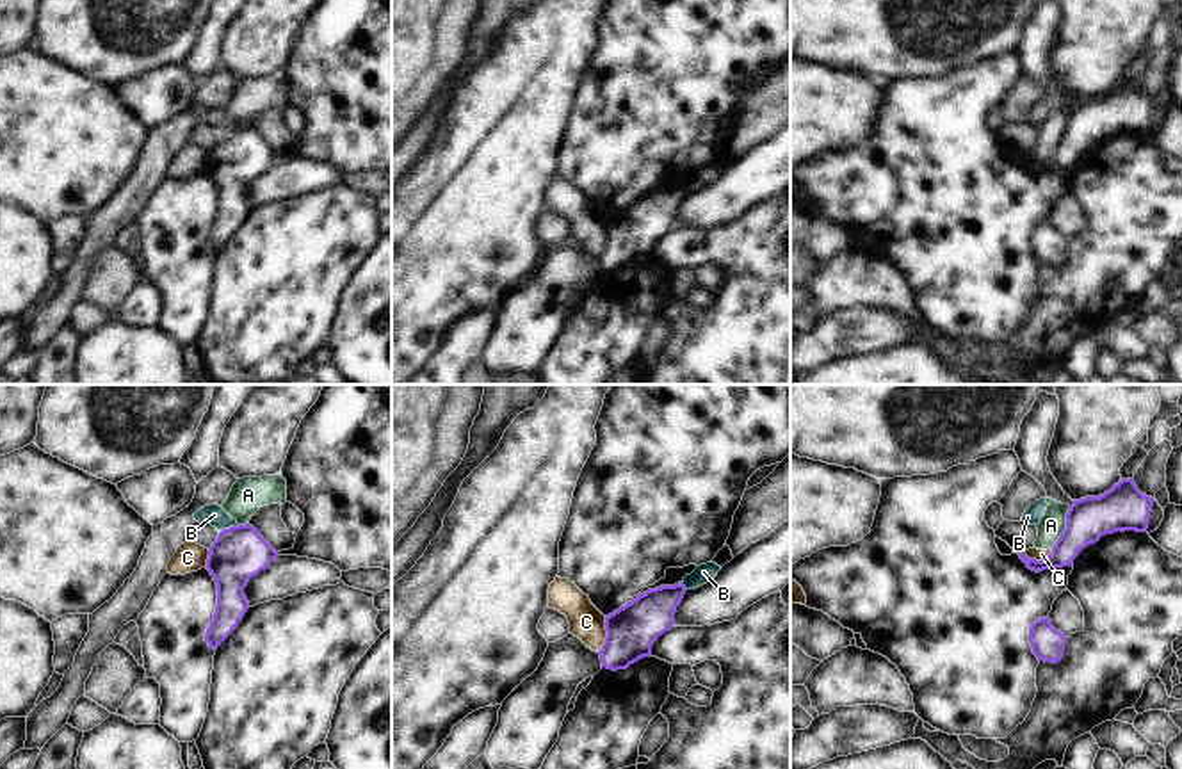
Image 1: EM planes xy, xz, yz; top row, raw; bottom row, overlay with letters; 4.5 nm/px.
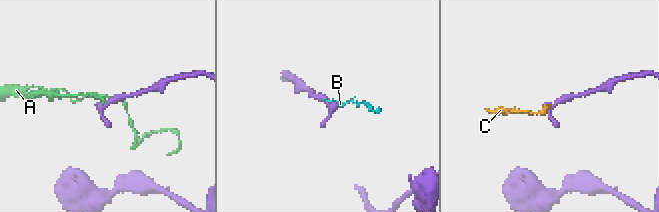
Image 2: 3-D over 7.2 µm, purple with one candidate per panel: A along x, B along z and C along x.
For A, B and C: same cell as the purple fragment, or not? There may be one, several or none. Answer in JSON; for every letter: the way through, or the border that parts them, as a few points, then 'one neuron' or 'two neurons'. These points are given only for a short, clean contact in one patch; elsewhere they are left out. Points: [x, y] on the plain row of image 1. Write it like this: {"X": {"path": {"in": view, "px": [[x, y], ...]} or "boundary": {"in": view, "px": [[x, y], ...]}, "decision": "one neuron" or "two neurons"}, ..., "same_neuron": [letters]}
{"A": {"boundary": {"in": "yz", "px": [[1070, 107], [1065, 118], [1065, 130], [1051, 150]]}, "decision": "two neurons"}, "B": {"boundary": {"in": "xy", "px": [[237, 125], [221, 132]]}, "decision": "two neurons"}, "C": {"boundary": {"in": "xz", "px": [[606, 218], [606, 242], [599, 253]]}, "decision": "two neurons"}, "same_neuron": []}

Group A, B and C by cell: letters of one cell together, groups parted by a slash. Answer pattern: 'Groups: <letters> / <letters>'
Groups: A C / B

